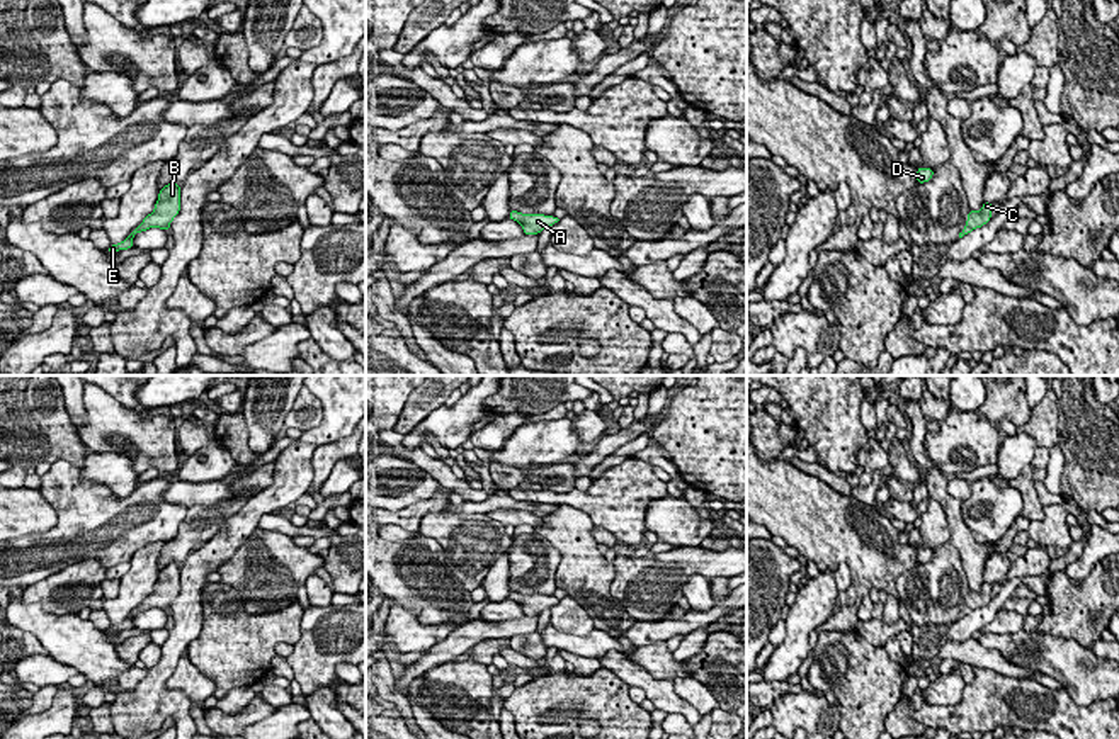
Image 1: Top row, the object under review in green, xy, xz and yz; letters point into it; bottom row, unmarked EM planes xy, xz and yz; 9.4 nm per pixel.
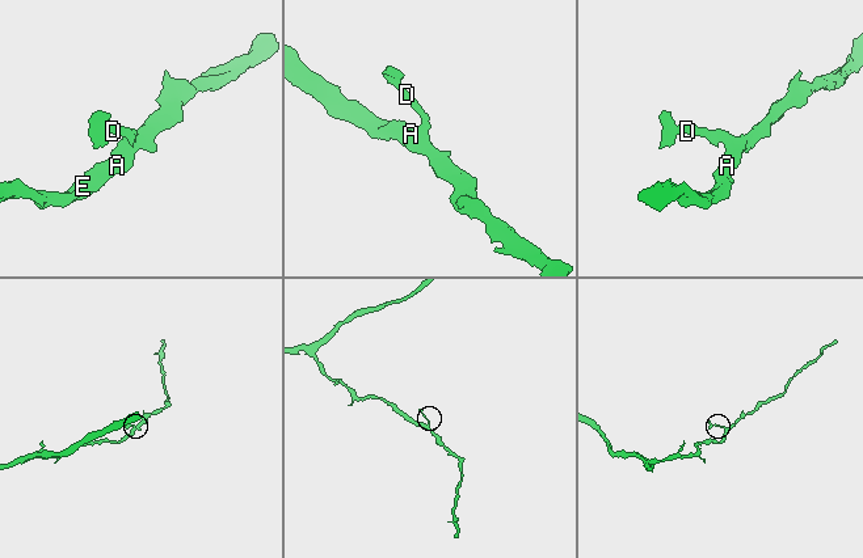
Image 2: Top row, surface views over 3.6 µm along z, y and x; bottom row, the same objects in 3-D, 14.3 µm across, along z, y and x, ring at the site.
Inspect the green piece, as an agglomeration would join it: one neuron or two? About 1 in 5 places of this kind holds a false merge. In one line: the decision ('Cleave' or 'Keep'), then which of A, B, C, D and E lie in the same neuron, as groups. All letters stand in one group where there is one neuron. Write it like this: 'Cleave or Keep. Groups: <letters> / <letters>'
Keep. Groups: A B C D E

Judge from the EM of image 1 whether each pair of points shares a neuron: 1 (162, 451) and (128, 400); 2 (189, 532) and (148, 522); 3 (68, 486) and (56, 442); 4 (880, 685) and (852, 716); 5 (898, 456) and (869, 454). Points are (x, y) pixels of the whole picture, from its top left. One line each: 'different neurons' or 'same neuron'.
1: different neurons
2: different neurons
3: different neurons
4: same neuron
5: different neurons

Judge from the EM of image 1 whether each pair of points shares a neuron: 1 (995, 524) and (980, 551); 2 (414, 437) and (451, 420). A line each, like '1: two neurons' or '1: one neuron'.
1: two neurons
2: one neuron

